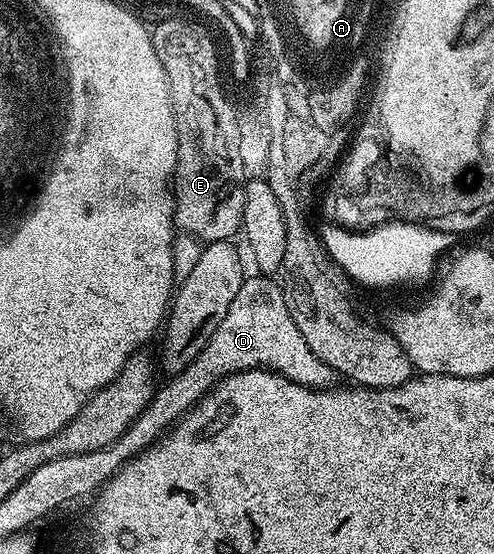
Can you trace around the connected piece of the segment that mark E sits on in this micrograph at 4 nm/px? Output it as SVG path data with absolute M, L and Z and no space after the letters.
M166 19L153 25L150 41L164 66L178 135L178 165L172 181L174 222L199 242L230 240L239 235L246 201L238 116L222 89L213 42L182 20Z

